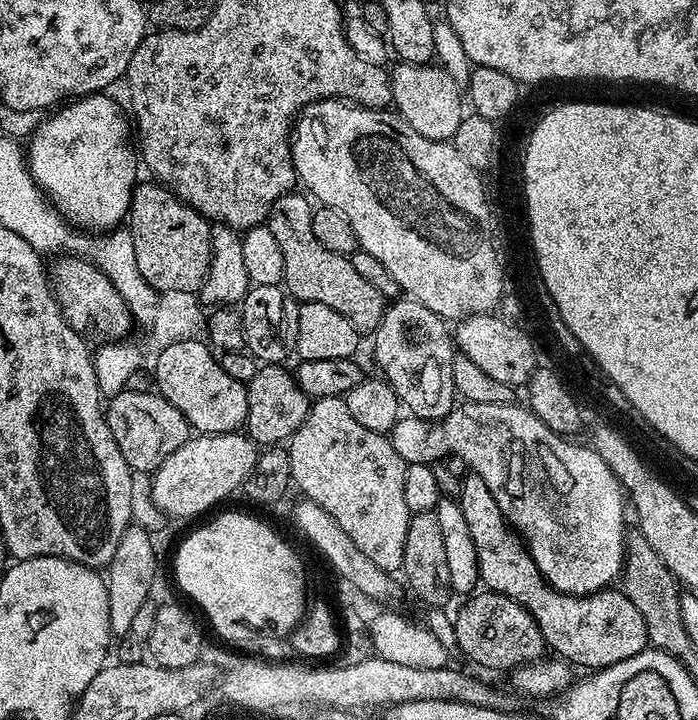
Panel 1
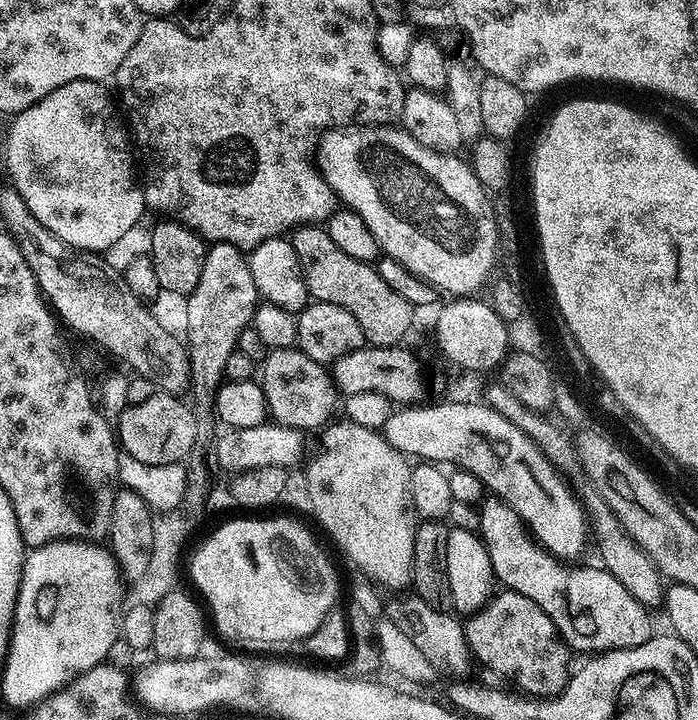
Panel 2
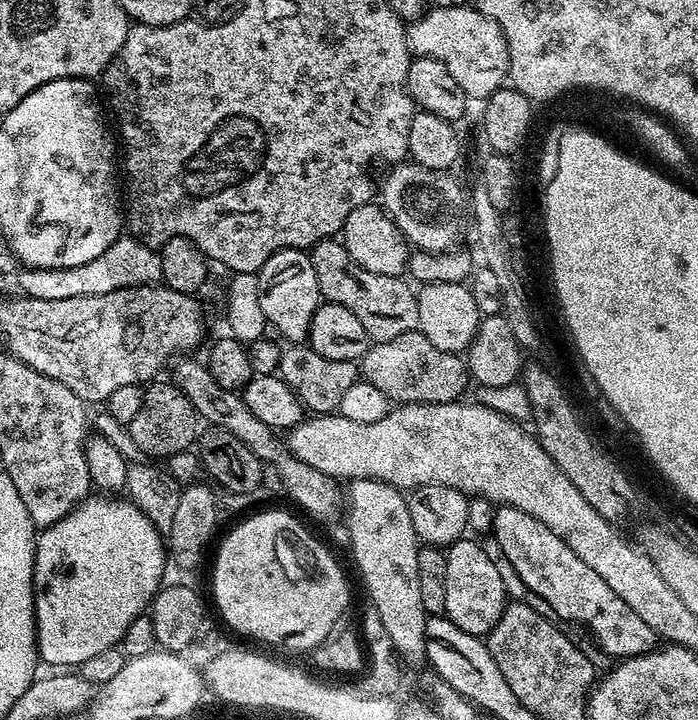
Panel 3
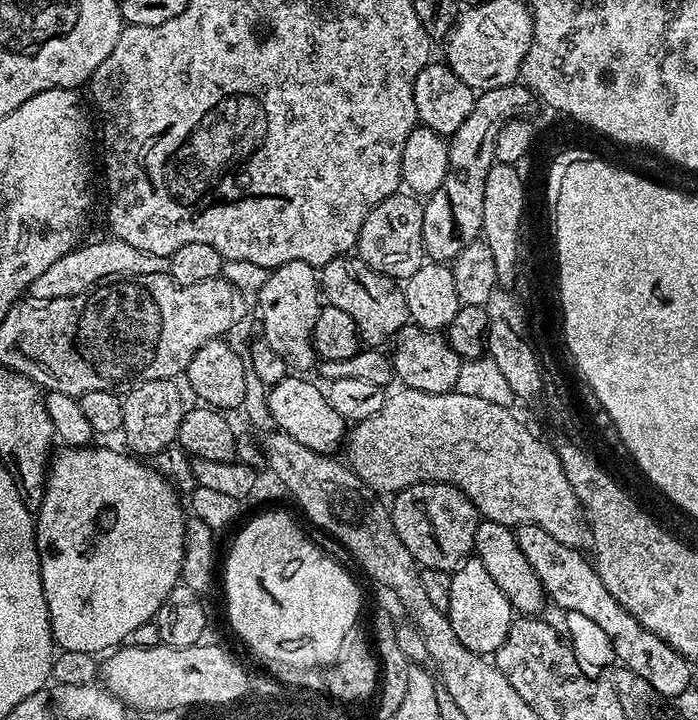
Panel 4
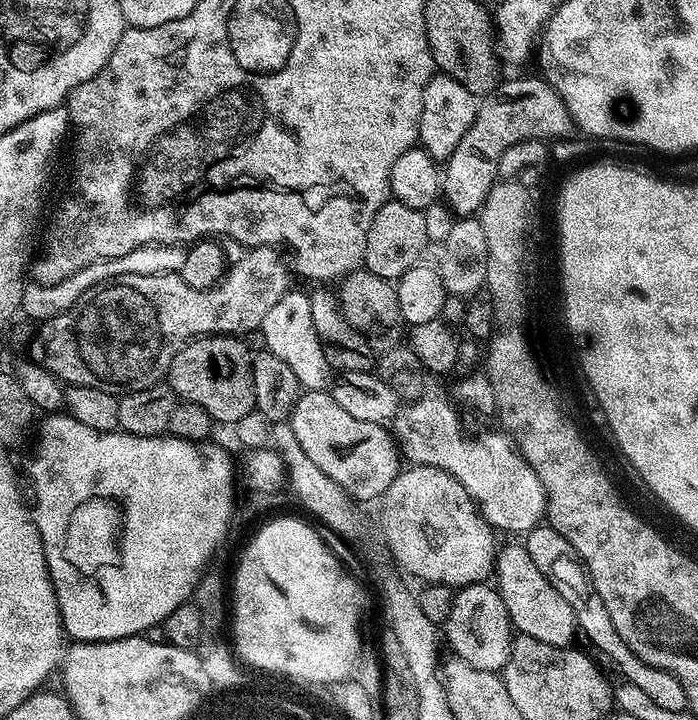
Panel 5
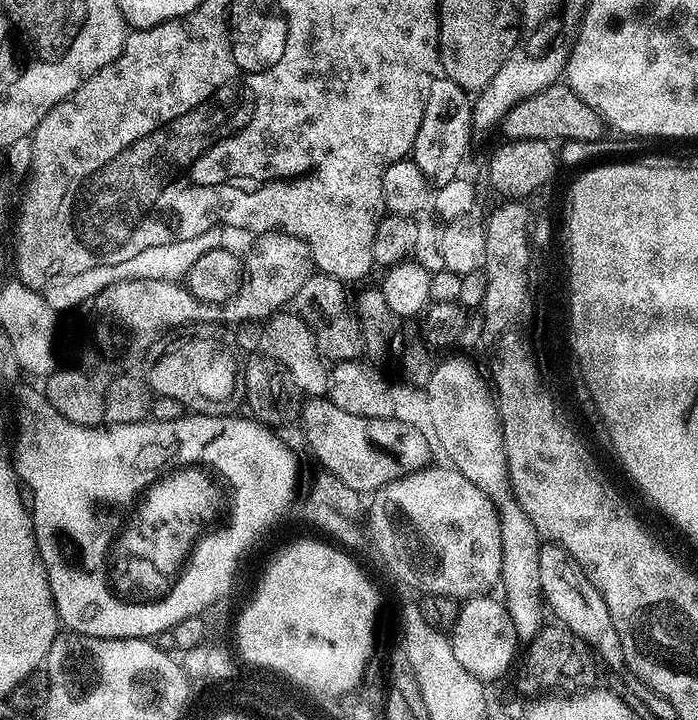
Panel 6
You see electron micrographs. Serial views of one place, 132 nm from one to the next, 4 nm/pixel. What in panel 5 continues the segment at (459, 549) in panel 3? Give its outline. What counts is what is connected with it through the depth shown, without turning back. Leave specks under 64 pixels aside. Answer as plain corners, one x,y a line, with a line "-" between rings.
491,583
463,585
453,595
450,618
442,626
442,632
448,635
455,657
470,662
470,666
478,666
478,670
499,673
510,658
514,629
506,605

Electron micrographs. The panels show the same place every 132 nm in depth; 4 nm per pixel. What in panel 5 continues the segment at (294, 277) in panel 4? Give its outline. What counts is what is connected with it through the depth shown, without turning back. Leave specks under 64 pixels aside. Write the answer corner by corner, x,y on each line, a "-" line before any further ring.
290,290
270,310
266,310
266,318
262,318
258,331
266,338
267,351
278,354
294,378
298,378
301,389
309,392
323,392
333,383
334,369
326,358
323,342
318,338
318,330
314,330
314,317
310,315
310,295
307,291

